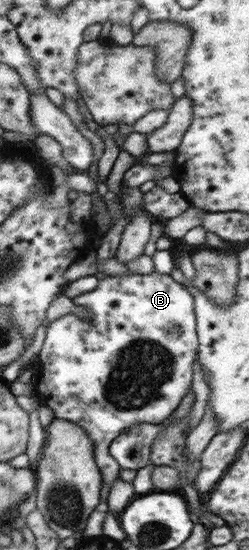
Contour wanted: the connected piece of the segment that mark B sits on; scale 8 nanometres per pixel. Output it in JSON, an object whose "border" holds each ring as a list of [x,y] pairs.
{"border":[[[155,270],[147,275],[131,274],[123,275],[123,277],[108,276],[104,279],[99,279],[98,286],[94,290],[83,293],[83,295],[77,295],[77,297],[73,297],[72,301],[77,308],[78,306],[87,308],[91,312],[92,319],[90,321],[83,320],[73,313],[67,313],[64,317],[53,321],[53,323],[45,327],[42,336],[44,343],[33,368],[34,391],[39,398],[39,403],[50,407],[53,410],[55,418],[73,421],[73,423],[77,423],[78,427],[81,427],[86,432],[88,439],[95,446],[93,448],[93,455],[95,455],[95,463],[97,463],[97,467],[100,469],[102,482],[107,483],[111,487],[113,486],[113,482],[119,478],[120,466],[109,453],[110,444],[119,435],[126,433],[132,425],[137,425],[137,423],[160,424],[161,421],[168,419],[173,411],[179,407],[181,399],[192,389],[193,362],[195,362],[198,355],[194,300],[182,284],[173,280],[170,275],[165,275],[165,273],[159,273]]]}

